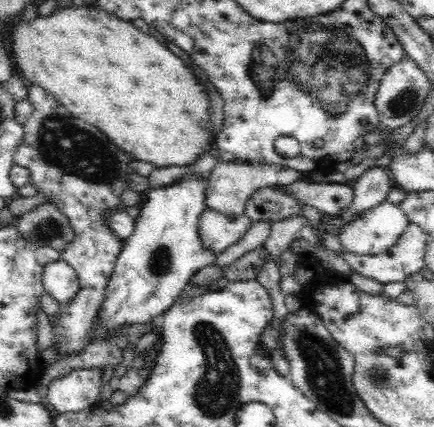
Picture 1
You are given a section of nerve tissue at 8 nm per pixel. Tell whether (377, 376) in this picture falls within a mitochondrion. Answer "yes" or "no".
yes

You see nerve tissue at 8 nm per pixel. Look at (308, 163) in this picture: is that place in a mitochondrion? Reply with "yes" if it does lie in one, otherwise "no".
no

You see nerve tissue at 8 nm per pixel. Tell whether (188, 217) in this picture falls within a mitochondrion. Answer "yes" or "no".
no

